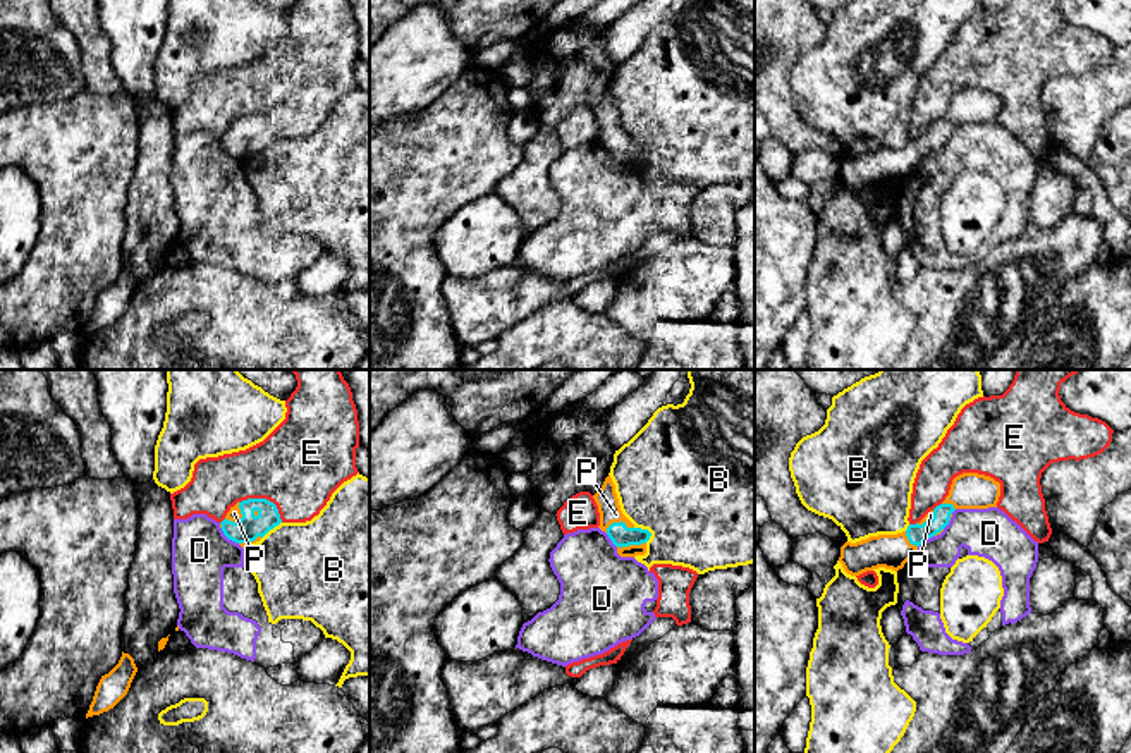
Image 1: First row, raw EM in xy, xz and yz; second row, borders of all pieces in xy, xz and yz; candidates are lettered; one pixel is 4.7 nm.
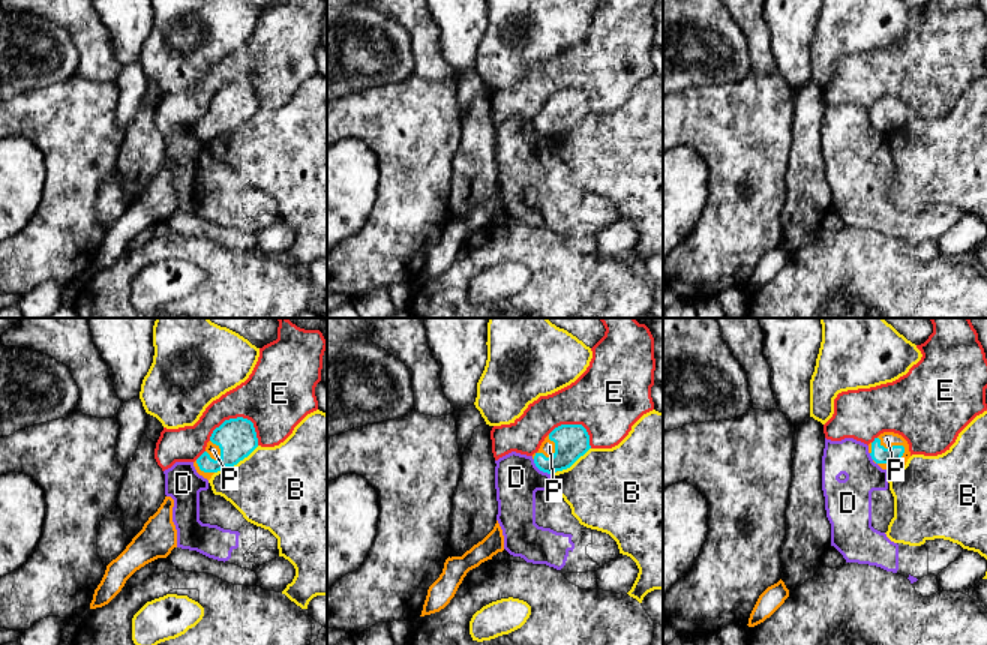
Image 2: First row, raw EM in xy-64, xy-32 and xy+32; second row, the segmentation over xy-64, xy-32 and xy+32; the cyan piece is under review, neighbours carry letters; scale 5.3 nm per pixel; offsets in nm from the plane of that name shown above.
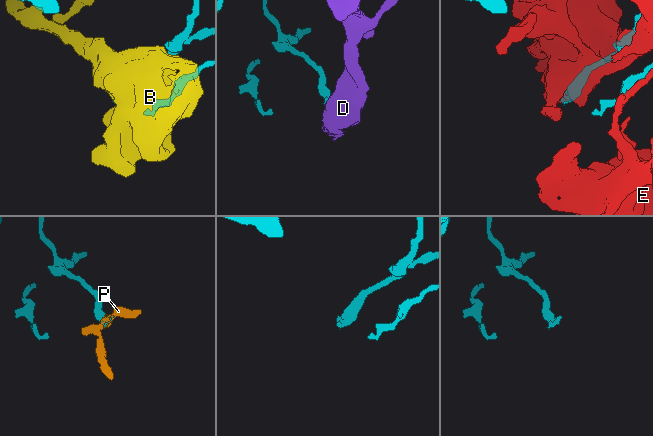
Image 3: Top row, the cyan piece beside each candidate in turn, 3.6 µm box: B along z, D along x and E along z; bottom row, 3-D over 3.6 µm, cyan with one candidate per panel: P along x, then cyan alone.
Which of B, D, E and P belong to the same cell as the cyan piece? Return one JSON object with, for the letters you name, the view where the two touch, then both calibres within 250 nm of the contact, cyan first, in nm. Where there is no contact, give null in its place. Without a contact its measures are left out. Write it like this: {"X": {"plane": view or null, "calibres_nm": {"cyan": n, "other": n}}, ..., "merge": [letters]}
{"P": {"plane": "xz", "calibres_nm": {"cyan": 100, "other": 100}}, "merge": ["P"]}

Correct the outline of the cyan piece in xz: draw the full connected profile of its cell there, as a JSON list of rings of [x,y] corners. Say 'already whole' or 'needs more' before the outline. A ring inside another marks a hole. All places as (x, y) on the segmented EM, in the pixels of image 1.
needs more | [[[610,474],[605,478],[602,488],[593,495],[600,512],[600,530],[608,535],[617,547],[621,557],[636,557],[646,554],[646,542],[651,533],[636,528],[621,511],[615,485]]]

